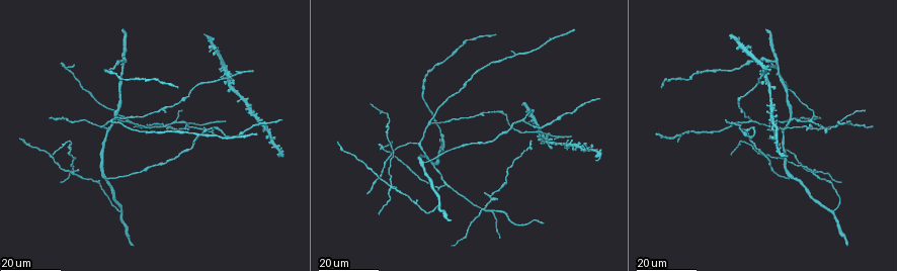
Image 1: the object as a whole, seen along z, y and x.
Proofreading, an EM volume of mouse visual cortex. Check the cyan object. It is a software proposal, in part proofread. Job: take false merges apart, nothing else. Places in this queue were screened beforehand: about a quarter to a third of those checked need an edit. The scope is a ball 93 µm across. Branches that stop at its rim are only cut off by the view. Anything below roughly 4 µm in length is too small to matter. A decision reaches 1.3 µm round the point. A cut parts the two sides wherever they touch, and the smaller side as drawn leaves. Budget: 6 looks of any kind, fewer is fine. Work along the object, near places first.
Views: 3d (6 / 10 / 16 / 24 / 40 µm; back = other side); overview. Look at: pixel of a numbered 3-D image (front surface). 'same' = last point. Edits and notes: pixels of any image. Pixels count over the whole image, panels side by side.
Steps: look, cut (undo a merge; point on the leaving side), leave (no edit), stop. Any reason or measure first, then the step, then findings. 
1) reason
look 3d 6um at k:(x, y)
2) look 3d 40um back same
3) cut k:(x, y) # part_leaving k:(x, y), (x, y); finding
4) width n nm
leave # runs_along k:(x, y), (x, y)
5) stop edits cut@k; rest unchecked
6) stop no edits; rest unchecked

two arms at a narrow angle
look 3d 24um at 1:(431, 123)

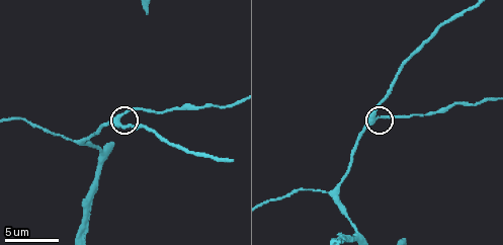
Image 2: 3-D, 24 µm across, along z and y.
look 3d 10um at 2:(119, 116)

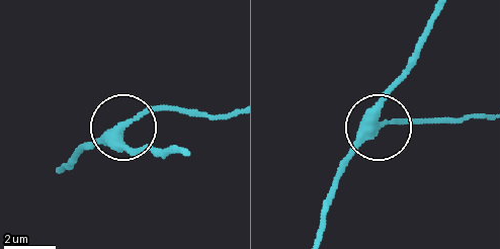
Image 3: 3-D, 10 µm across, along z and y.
width 340 nm
leave # runs_along 3:(57, 171), (121, 132), (123, 145), (137, 151); continuous, no second neuron

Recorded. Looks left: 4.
thin arm on a thick one
look 3d 16um at 1:(435, 166)

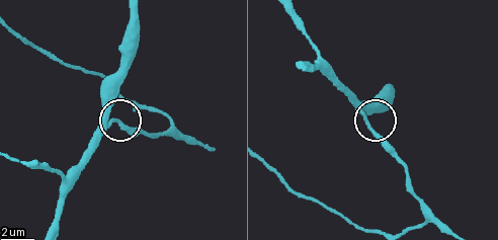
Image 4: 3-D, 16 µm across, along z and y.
look 3d 10um at 4:(108, 124)

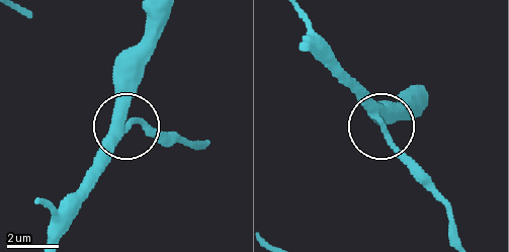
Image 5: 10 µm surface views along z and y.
width 310 nm
leave # all the same neuron

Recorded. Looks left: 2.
looks like a crossing
look 3d 24um at 1:(70, 173)

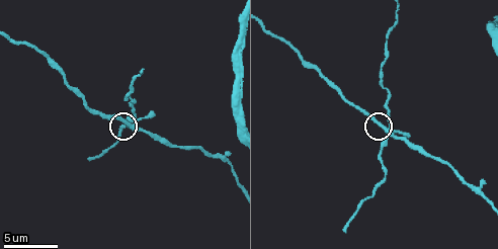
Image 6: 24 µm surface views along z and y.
look 3d 10um at 6:(129, 124)

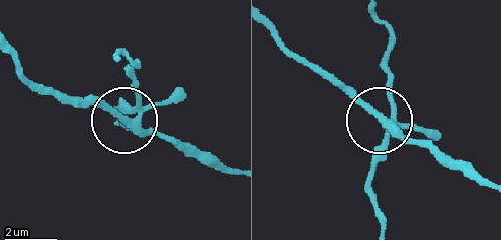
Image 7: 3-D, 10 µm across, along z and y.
arms 5
cut 7:(379, 159) # two neurons meet here

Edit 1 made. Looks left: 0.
stop edits cut@7; rest unchecked

